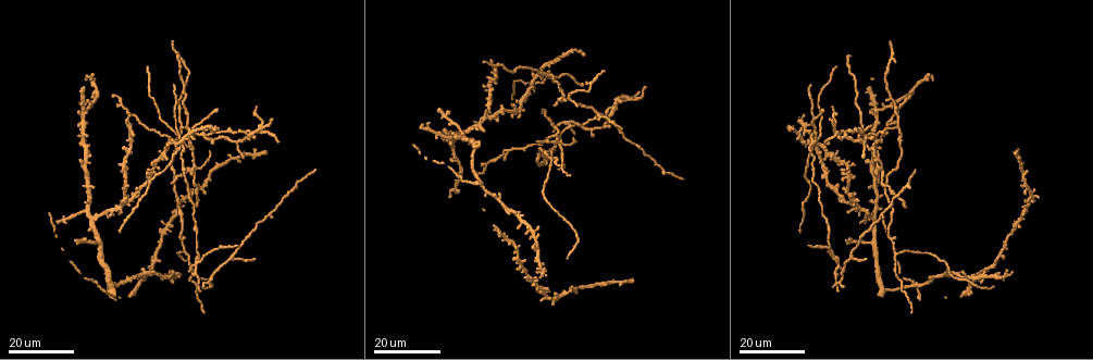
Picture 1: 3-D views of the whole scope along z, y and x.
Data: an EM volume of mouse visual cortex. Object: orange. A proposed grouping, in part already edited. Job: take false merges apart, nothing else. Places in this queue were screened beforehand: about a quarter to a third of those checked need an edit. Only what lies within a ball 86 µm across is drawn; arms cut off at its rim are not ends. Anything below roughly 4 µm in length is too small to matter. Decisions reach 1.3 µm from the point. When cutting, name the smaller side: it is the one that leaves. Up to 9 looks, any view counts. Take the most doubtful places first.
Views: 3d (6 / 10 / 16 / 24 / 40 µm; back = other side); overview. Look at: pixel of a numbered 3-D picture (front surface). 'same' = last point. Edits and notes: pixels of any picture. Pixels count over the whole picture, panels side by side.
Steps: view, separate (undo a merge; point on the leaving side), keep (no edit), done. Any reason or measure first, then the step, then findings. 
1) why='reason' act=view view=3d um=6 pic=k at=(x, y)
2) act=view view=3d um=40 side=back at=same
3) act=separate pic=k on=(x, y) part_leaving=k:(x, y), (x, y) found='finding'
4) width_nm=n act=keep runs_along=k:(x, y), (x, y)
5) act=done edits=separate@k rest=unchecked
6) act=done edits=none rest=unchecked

why='four-way junction' act=view view=3d um=24 pic=1 at=(196, 265)

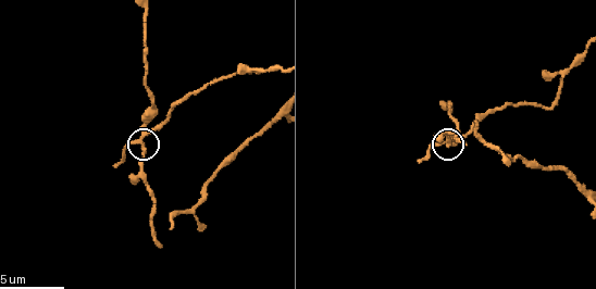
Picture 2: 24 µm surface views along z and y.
why='zoom in' act=view view=3d um=10 pic=2 at=(143, 135)

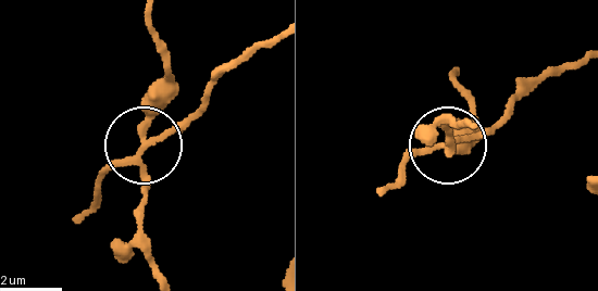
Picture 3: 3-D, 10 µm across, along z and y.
width_nm=180 act=separate pic=3 on=(177, 129) part_leaving=3:(142, 152), (225, 70), (272, 43) found='two cells meet here'

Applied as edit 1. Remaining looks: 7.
why='four arms meet' act=view view=3d um=16 pic=1 at=(811, 143)

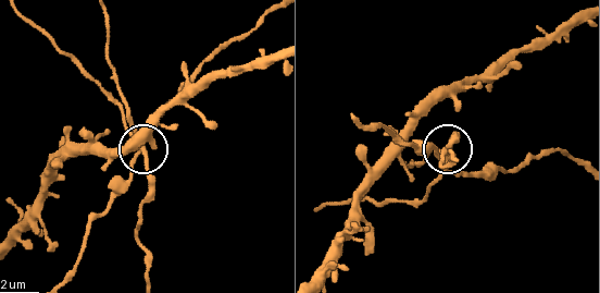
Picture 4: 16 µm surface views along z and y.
act=view view=3d um=6 pic=4 at=(439, 155)

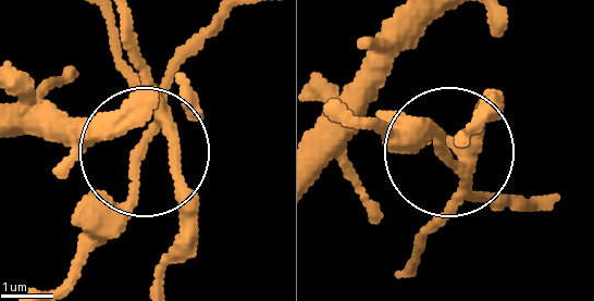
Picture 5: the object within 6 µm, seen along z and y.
width_nm=200 act=keep runs_along=5:(321, 174), (438, 213), (460, 187), (443, 139), (378, 135) found='one cell here'

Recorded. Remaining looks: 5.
why='four or more arms meet' act=view view=3d um=24 pic=1 at=(233, 258)

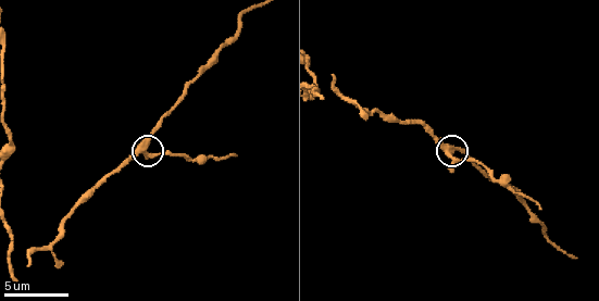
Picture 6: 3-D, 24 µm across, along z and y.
act=view view=3d um=10 pic=6 at=(449, 154)

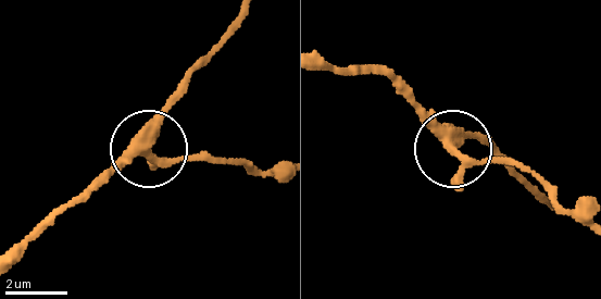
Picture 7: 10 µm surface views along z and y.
width_nm=340 act=keep runs_along=7:(321, 60), (375, 70), (468, 156), (521, 161) found='all the same cell'

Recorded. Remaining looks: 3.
why='side arm on a straight run' act=view view=3d um=24 pic=1 at=(897, 127)

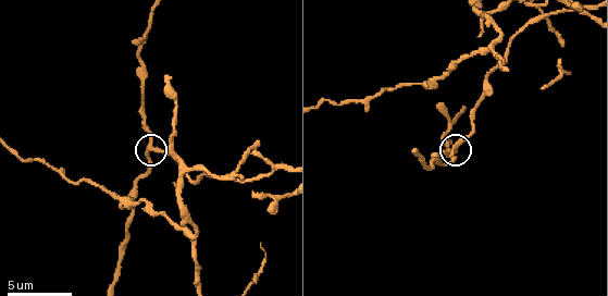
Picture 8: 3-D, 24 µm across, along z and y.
act=view view=3d um=10 pic=8 at=(148, 144)

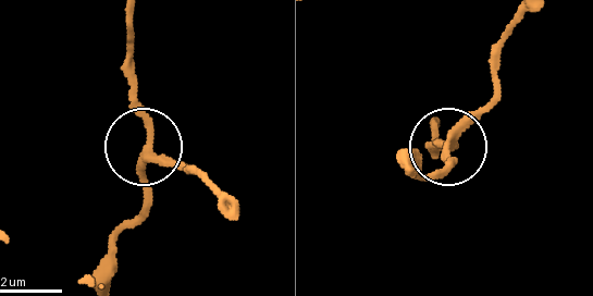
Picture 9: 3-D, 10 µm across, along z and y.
arms=3 act=keep runs_along=9:(225, 199), (197, 171), (150, 152), (134, 49) found='continuous, no second cell'

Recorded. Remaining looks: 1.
act=done edits=separate@3 rest=unchecked

